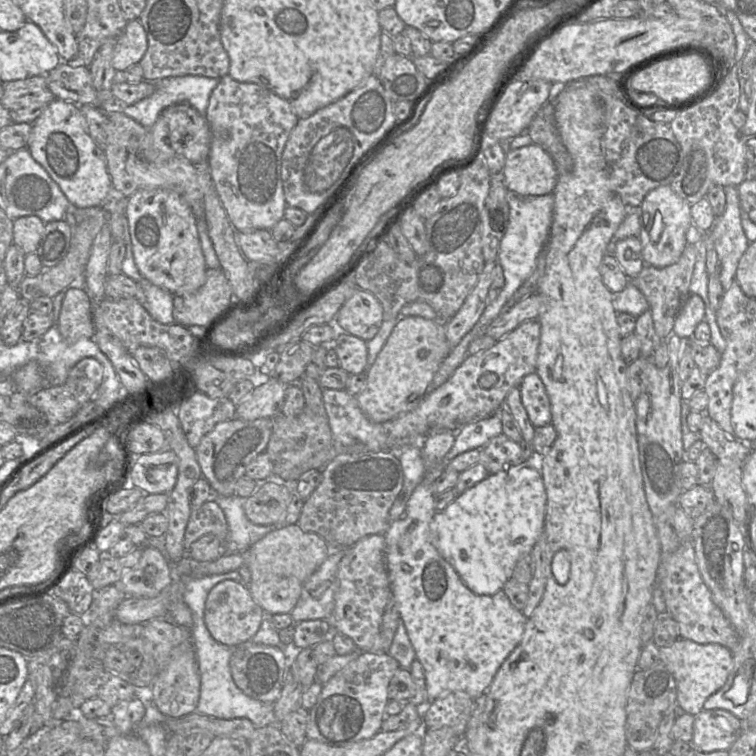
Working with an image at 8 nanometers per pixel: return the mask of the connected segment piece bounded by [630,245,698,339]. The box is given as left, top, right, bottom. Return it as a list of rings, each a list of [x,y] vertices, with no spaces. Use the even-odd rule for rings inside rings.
[[[687,245],[676,263],[665,268],[656,268],[645,264],[640,273],[630,279],[630,284],[634,285],[649,303],[655,336],[660,339],[667,339],[673,334],[675,319],[691,296],[690,284],[697,255],[697,245]]]

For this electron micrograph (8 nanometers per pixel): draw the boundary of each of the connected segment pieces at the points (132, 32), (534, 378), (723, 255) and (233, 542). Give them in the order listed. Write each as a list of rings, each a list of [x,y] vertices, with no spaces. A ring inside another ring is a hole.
[[[138,19],[130,20],[124,32],[116,39],[112,66],[114,69],[126,70],[138,64],[148,47],[147,34]]]
[[[536,372],[526,375],[520,385],[520,395],[531,424],[542,427],[551,424],[551,404],[545,386]]]
[[[735,186],[723,188],[726,195],[725,212],[716,218],[709,235],[719,258],[719,279],[724,291],[735,282],[740,258],[749,247],[741,223],[741,208],[738,190]]]
[[[213,490],[212,500],[222,509],[228,524],[226,553],[245,552],[268,533],[288,526],[284,520],[267,526],[252,523],[245,515],[244,499],[238,496],[225,497]]]

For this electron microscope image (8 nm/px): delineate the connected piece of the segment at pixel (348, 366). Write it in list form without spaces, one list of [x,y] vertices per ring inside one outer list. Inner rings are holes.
[[[340,332],[334,343],[330,344],[335,350],[339,368],[348,374],[360,374],[367,367],[367,342],[359,337]]]

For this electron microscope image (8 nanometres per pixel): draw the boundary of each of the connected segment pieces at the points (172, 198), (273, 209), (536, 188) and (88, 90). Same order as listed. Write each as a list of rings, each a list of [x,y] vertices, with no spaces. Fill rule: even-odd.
[[[165,189],[138,190],[128,198],[126,217],[134,261],[144,278],[174,296],[195,292],[204,285],[207,267],[196,217],[179,194]]]
[[[228,74],[213,89],[205,115],[212,131],[208,163],[221,204],[237,232],[271,230],[284,218],[287,207],[281,178],[282,154],[291,131],[299,118],[289,102],[267,88],[249,82],[238,82]]]
[[[531,144],[506,152],[504,185],[520,196],[553,193],[558,171],[552,157],[539,145]]]
[[[61,62],[47,75],[48,87],[56,98],[78,105],[101,108],[98,93],[87,66],[71,67]]]

